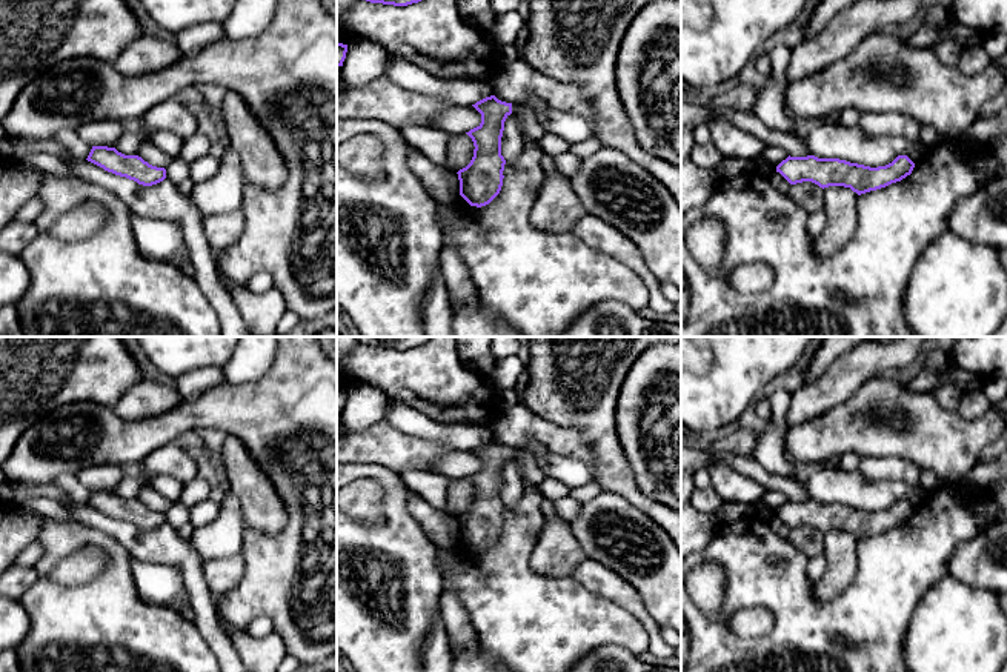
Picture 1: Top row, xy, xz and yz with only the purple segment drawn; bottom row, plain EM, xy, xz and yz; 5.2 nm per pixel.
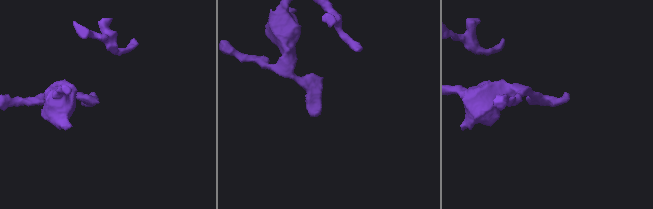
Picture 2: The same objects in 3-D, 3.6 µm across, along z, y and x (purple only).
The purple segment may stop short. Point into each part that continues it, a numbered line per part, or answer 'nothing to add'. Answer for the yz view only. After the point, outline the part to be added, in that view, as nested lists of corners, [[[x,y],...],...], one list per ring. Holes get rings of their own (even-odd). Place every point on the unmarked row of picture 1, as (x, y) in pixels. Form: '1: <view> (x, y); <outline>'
nothing to add

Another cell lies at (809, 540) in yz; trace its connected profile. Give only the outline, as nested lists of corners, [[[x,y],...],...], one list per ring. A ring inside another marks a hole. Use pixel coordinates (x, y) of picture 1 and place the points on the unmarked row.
[[[812,526],[792,529],[789,540],[809,558],[824,554],[824,534]]]

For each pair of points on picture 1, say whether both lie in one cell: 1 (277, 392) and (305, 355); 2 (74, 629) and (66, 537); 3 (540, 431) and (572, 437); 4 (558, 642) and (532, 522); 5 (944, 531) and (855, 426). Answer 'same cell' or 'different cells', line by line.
1: same cell
2: same cell
3: same cell
4: same cell
5: different cells

